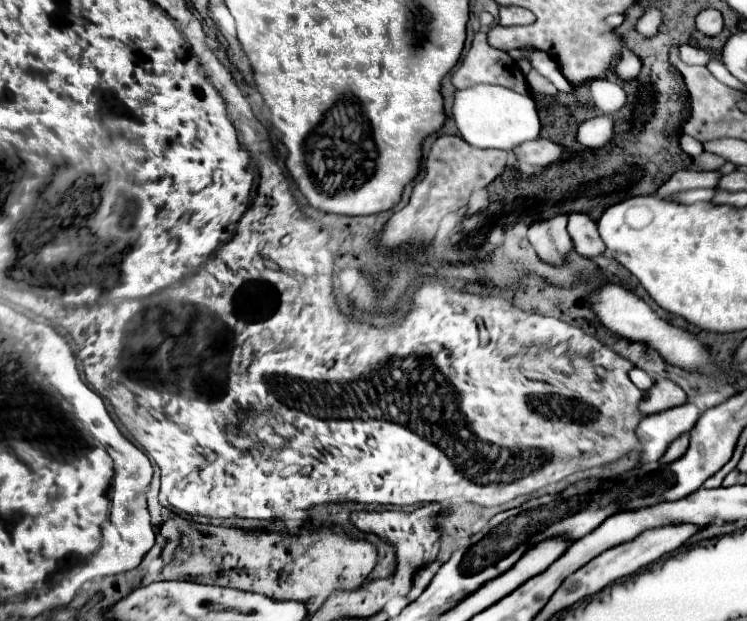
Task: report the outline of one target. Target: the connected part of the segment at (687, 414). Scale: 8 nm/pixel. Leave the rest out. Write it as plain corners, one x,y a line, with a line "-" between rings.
685,403
655,415
647,415
637,427
637,437
641,439
643,445
641,467
653,469
655,465
659,465
659,459
665,453
667,445
681,433
691,431
699,415
701,411
693,403

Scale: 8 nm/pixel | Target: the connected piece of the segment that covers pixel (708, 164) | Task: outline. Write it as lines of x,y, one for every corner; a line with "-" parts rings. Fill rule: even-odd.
701,153
695,161
697,161
703,169
707,169
707,171
717,169
717,167
721,167
721,165
725,163
721,157
717,157
717,155
709,155
709,153

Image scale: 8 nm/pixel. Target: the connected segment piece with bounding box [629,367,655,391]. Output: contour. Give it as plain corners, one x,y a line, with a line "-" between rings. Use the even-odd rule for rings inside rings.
637,367
629,373
629,377
631,377
631,381
633,381
641,391
651,389
651,385
655,383
655,377
653,377
653,375
647,375
645,371
641,371
641,369
637,369

